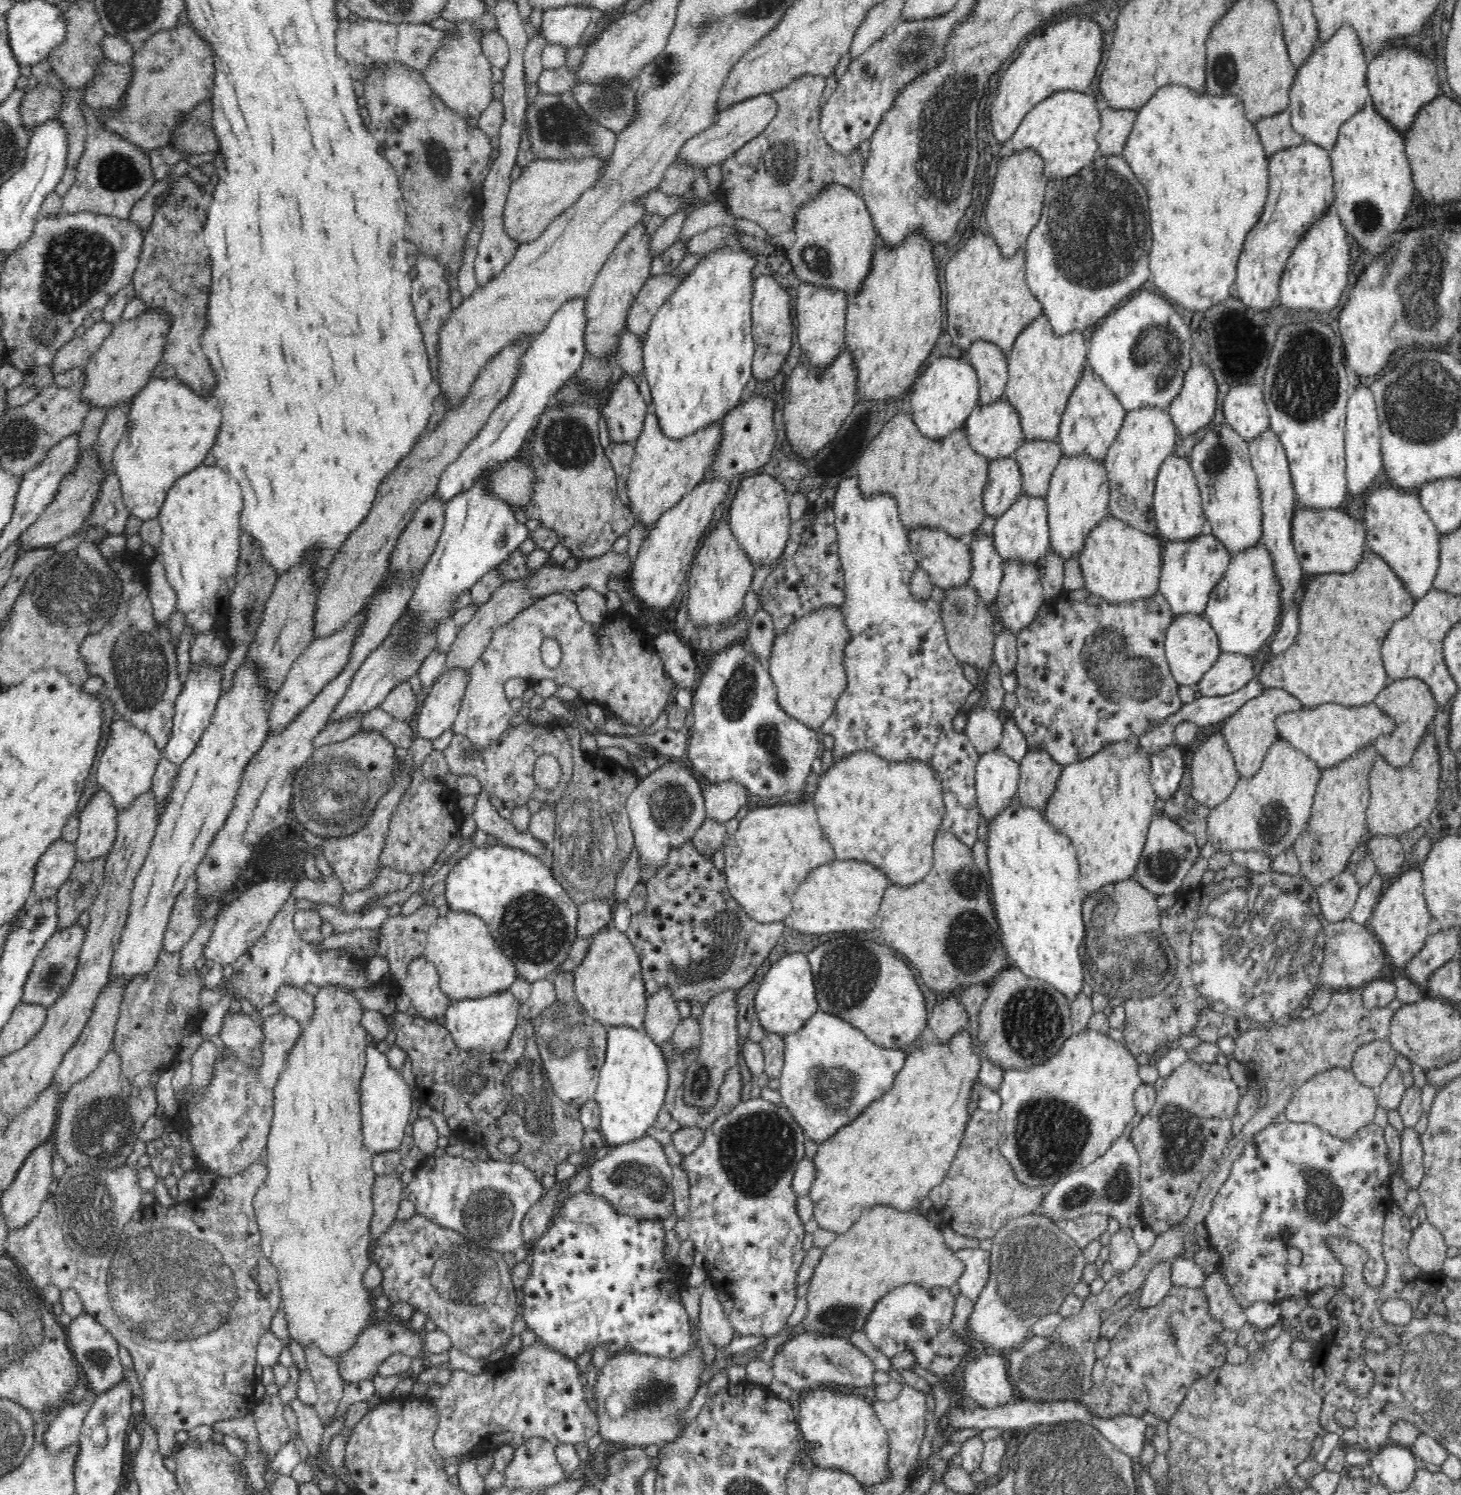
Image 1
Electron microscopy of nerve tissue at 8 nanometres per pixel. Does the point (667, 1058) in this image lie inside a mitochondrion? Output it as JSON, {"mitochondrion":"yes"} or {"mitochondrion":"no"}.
{"mitochondrion":"no"}

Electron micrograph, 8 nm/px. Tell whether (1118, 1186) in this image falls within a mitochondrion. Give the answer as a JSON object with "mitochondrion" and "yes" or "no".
{"mitochondrion":"yes"}

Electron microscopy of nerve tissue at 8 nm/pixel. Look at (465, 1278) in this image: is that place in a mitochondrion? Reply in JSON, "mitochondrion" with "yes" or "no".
{"mitochondrion":"yes"}

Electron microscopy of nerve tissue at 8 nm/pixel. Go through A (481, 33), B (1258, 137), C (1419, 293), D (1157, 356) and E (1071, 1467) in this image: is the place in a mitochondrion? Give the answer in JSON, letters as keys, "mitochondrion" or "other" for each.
{"A":"other","B":"other","C":"mitochondrion","D":"mitochondrion","E":"mitochondrion"}

